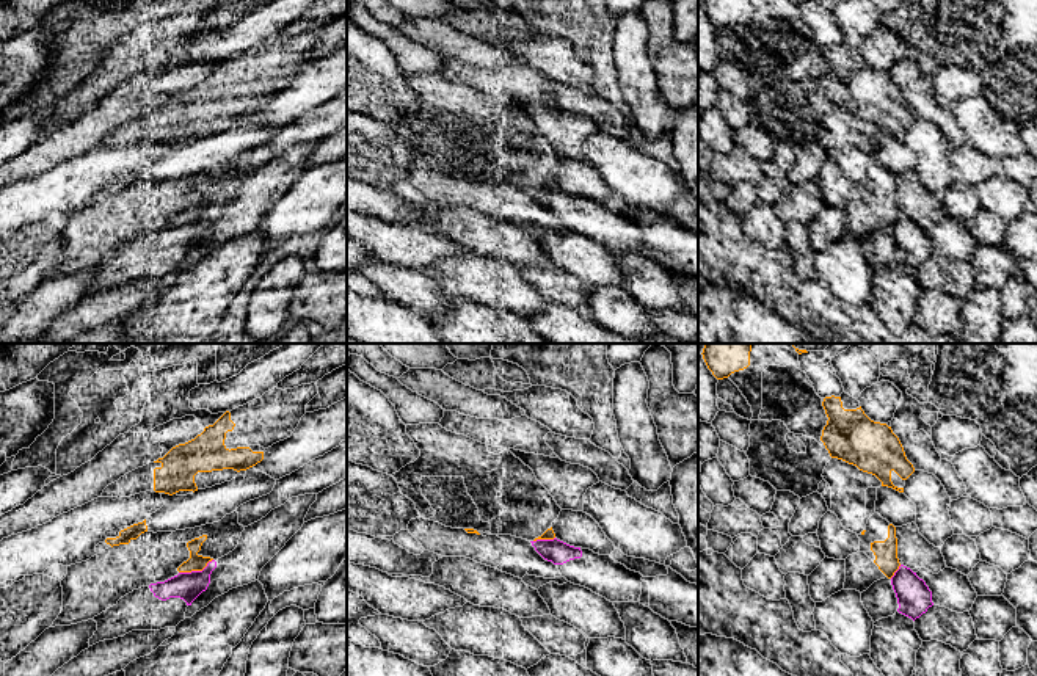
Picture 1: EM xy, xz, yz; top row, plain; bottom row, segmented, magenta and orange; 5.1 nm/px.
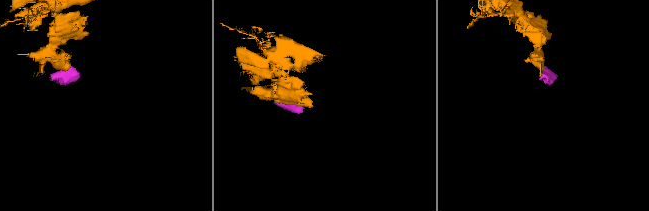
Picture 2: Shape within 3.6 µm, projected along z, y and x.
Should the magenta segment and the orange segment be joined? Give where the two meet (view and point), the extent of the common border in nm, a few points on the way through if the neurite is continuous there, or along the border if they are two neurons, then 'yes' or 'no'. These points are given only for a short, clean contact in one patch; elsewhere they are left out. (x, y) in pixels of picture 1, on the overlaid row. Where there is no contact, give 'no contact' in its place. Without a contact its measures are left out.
meets magenta in xy at (195, 571); contact 190 nm long; border along xy (212, 559), (201, 570), (179, 573); no

